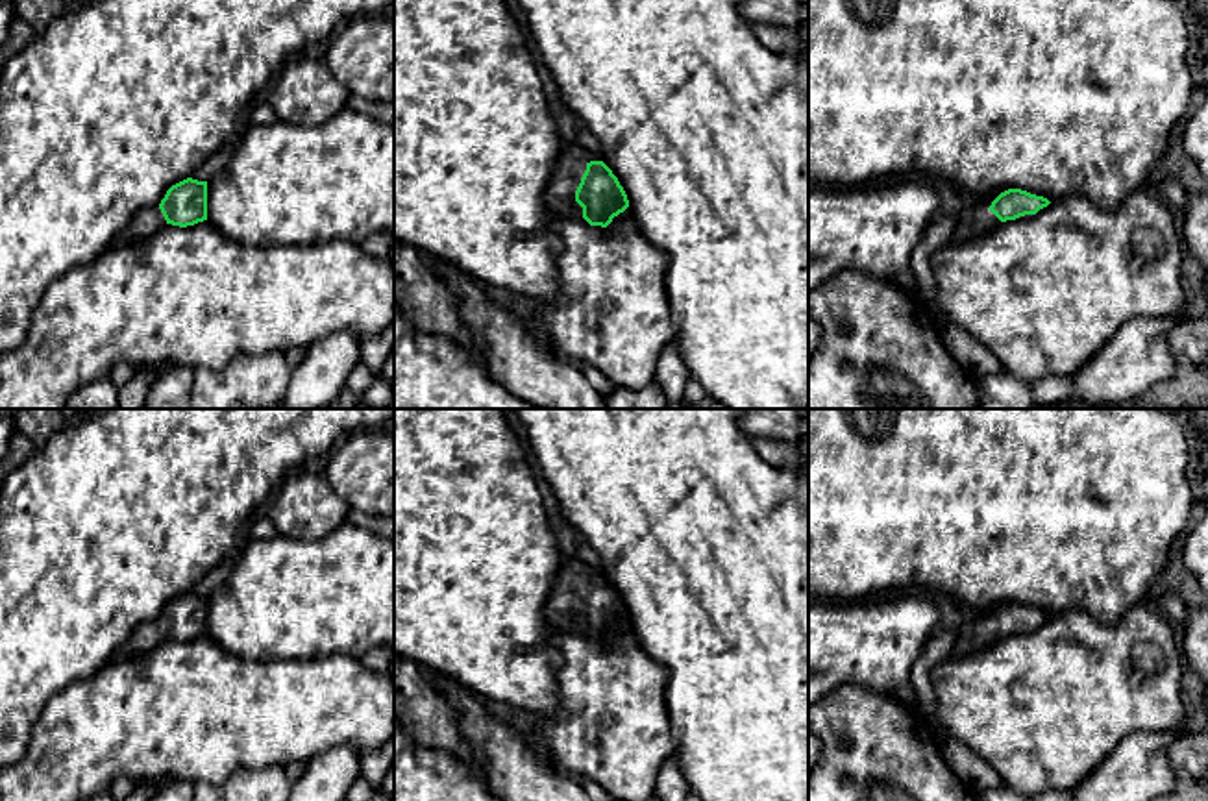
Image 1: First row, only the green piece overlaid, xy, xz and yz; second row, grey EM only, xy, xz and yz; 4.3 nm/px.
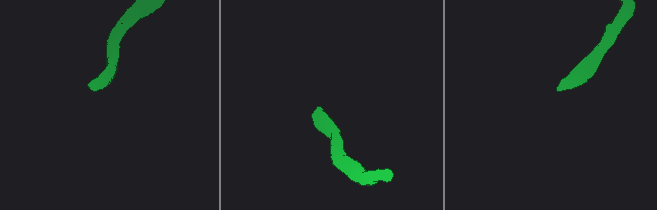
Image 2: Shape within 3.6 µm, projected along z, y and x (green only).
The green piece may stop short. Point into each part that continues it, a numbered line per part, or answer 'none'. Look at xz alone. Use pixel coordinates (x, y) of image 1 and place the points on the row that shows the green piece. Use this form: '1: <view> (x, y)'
1: xz (572, 161)

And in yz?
1: yz (973, 222)

